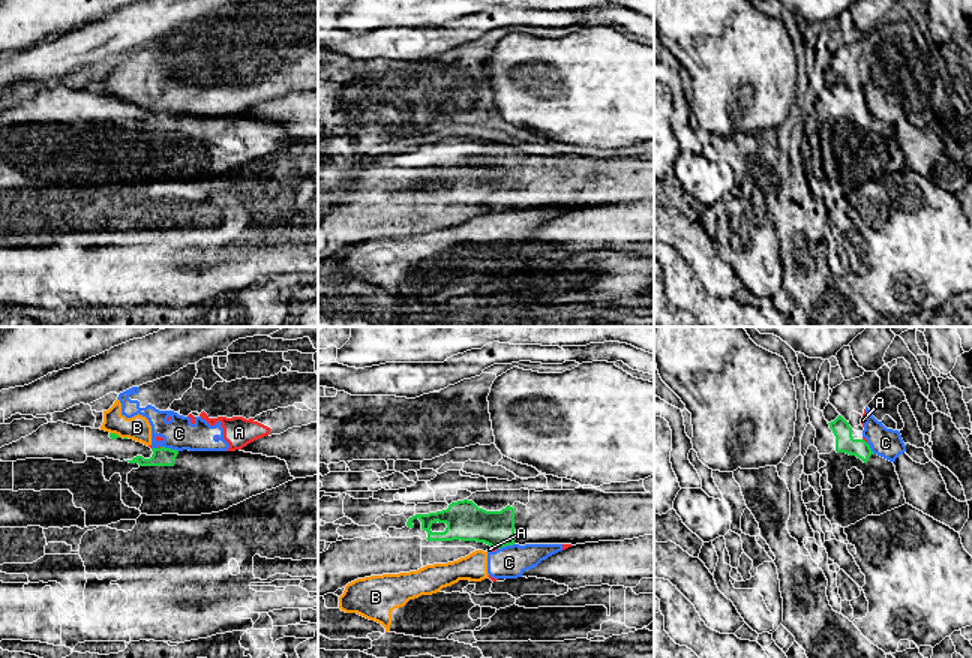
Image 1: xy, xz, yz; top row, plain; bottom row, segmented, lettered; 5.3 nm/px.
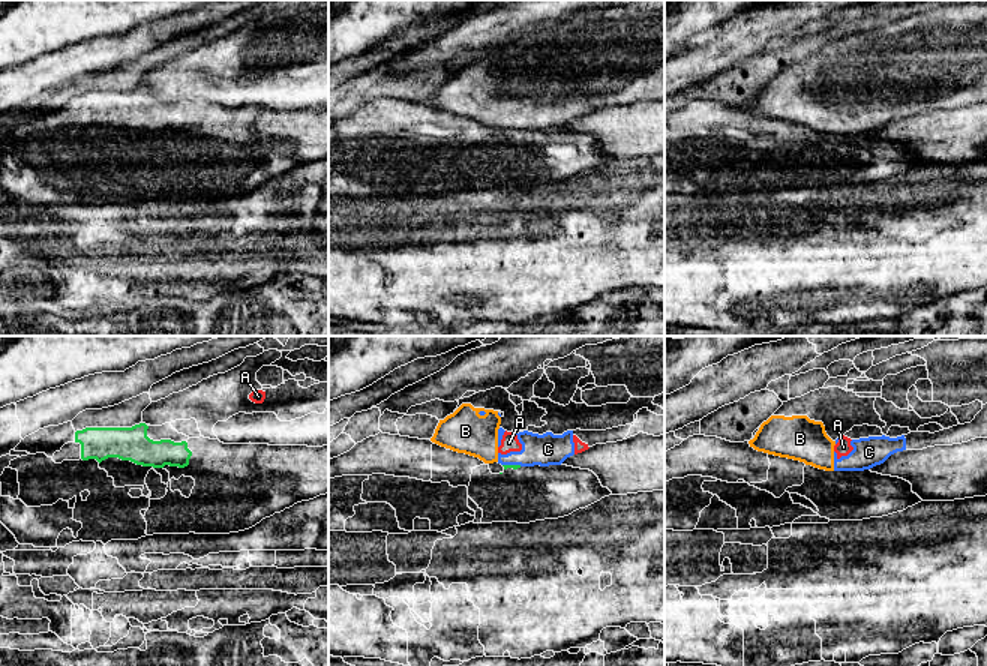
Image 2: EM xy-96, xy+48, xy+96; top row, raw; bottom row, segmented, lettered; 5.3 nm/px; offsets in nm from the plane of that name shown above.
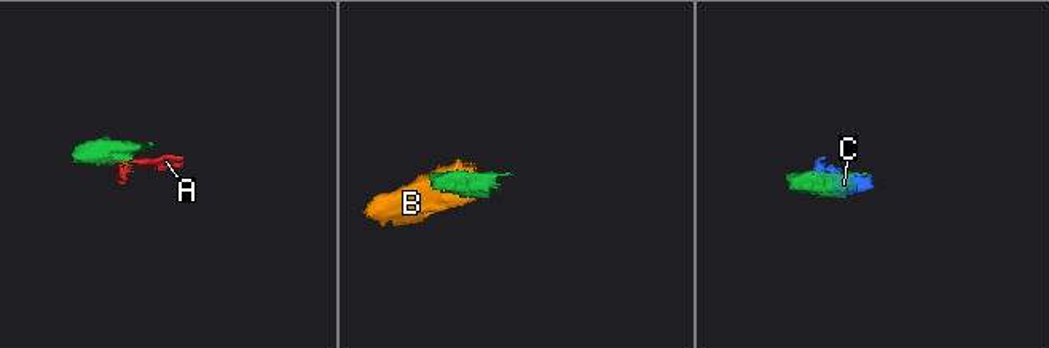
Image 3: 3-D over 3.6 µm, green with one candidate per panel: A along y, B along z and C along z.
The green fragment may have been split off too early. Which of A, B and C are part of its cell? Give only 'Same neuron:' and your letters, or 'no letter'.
Same neuron: no letter

